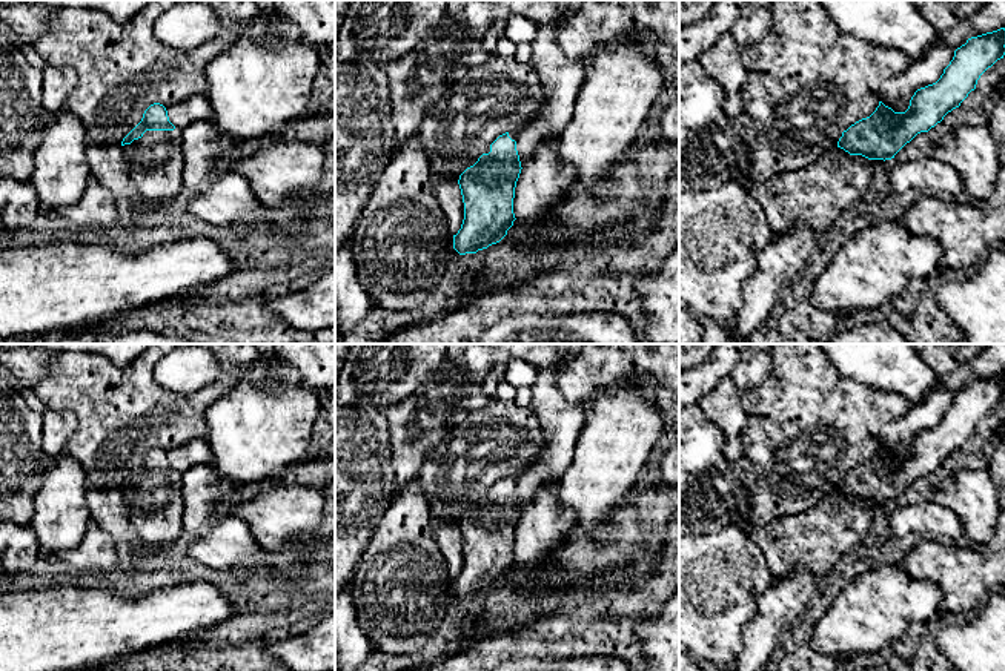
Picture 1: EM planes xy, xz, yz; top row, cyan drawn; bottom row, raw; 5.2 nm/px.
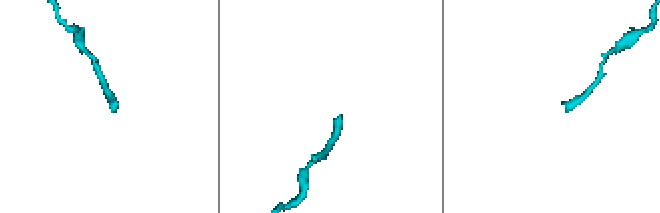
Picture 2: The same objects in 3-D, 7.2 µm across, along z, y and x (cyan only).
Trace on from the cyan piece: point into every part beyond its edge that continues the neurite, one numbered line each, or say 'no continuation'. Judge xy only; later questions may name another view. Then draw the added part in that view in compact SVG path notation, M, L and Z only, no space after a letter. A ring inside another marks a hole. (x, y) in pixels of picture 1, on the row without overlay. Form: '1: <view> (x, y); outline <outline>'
1: xy (154, 505); outline M180 473L146 474L141 482L121 490L121 494L128 517L151 553L158 553L175 544L181 534L181 514L184 510Z

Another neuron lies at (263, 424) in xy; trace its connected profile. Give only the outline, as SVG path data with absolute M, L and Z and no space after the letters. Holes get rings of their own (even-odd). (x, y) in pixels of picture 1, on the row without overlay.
M270 353L260 355L234 388L204 413L212 465L237 485L269 482L287 465L303 459L318 416L318 395L301 385L297 370L277 362Z

